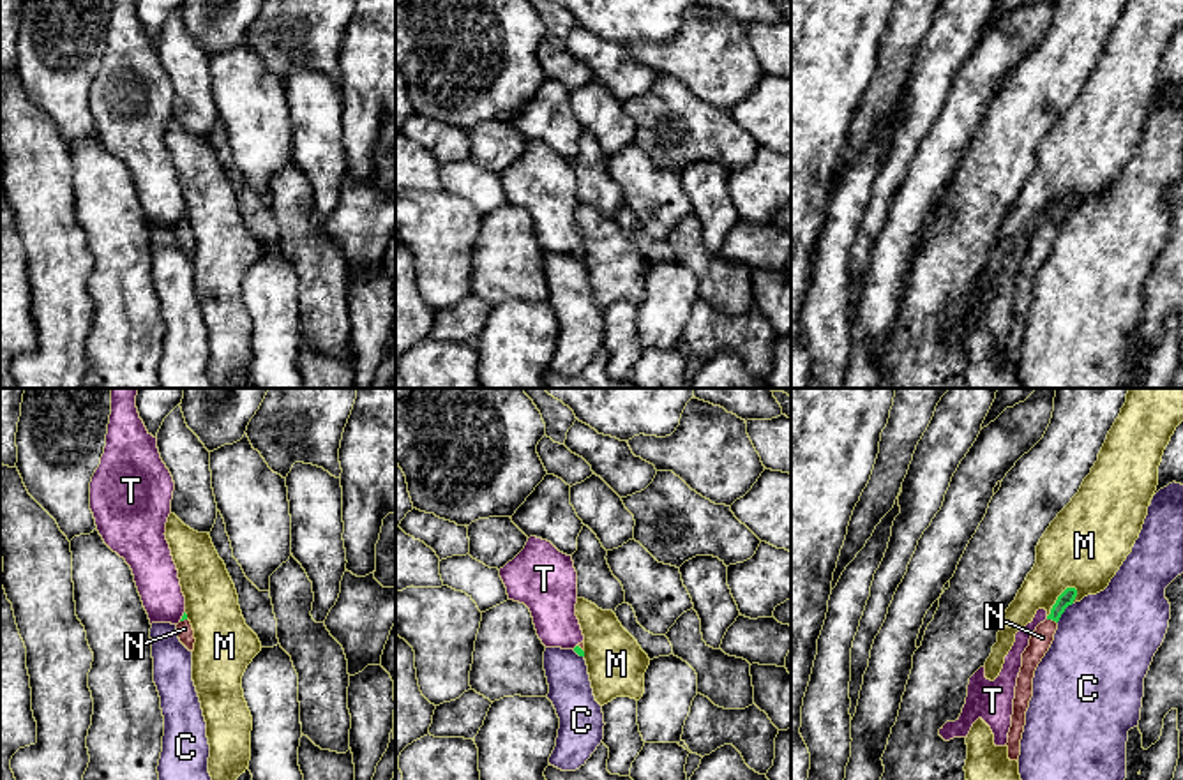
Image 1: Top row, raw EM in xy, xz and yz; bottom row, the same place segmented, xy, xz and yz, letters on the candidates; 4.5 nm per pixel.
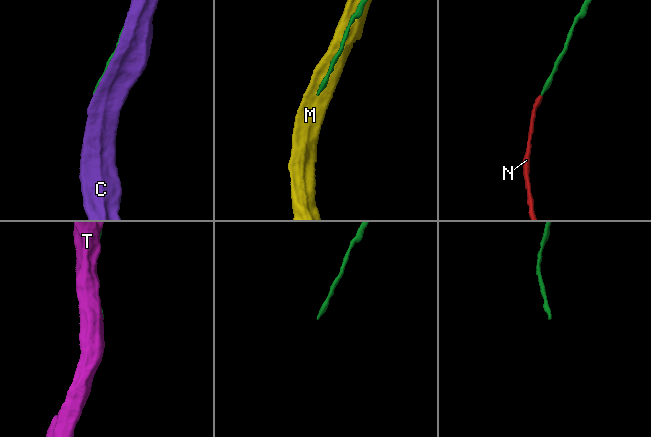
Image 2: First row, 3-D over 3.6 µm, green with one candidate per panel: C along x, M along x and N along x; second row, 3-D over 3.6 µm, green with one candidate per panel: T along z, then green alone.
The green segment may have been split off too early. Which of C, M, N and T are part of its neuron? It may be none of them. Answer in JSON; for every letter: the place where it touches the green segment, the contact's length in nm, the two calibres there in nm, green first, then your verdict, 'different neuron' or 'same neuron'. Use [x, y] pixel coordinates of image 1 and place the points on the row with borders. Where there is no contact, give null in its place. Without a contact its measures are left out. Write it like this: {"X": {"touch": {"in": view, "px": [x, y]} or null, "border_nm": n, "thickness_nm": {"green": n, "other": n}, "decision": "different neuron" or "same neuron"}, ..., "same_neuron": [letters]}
{"C": {"touch": {"in": "yz", "px": [1063, 611]}, "border_nm": 120, "thickness_nm": {"green": 70, "other": 460}, "decision": "different neuron"}, "M": {"touch": {"in": "yz", "px": [1058, 599]}, "border_nm": 190, "thickness_nm": {"green": 70, "other": 360}, "decision": "different neuron"}, "N": {"touch": {"in": "yz", "px": [1053, 620]}, "border_nm": 50, "thickness_nm": {"green": 70, "other": 100}, "decision": "same neuron"}, "T": {"touch": {"in": "xy", "px": [182, 616]}, "border_nm": 50, "thickness_nm": {"green": 20, "other": 200}, "decision": "different neuron"}, "same_neuron": ["N"]}

